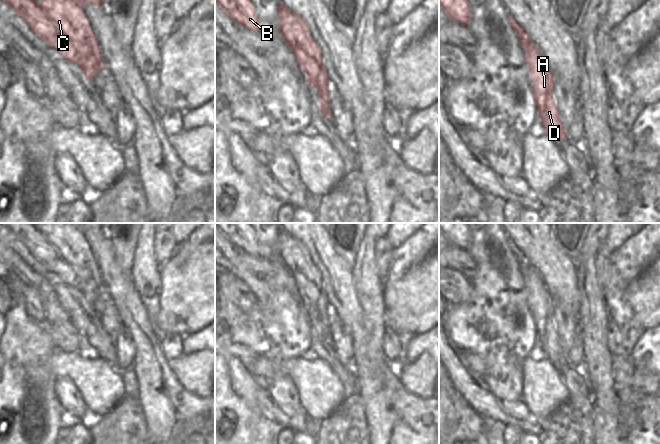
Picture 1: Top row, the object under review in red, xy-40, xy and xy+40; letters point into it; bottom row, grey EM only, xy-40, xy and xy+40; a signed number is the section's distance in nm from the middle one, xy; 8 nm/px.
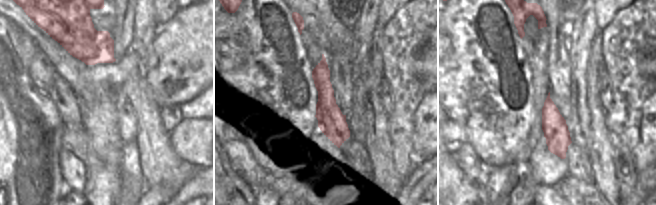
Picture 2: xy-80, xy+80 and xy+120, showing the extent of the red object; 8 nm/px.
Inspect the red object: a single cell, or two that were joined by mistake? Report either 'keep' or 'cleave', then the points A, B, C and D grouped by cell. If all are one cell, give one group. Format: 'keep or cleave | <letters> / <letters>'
cleave | A C D / B

